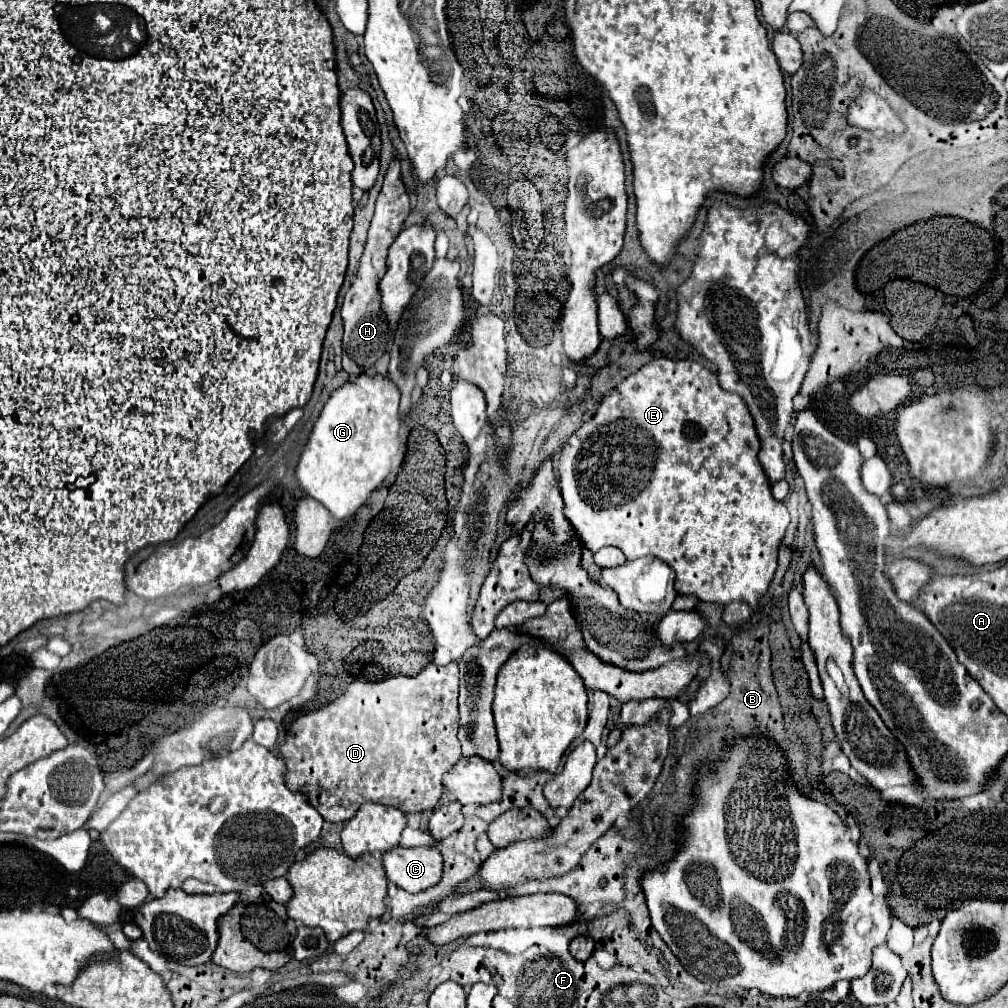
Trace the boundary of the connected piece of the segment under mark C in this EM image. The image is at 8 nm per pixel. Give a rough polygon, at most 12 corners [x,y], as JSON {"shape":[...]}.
{"shape":[[436,847],[386,851],[388,881],[408,893],[440,883]]}

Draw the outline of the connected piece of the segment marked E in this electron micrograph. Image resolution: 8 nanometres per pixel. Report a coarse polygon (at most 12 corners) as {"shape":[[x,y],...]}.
{"shape":[[652,359],[558,457],[586,549],[756,605],[790,513],[740,395]]}

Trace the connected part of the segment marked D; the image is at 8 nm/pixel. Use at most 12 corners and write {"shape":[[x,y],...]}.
{"shape":[[459,668],[356,679],[298,717],[284,783],[332,823],[432,811]]}

